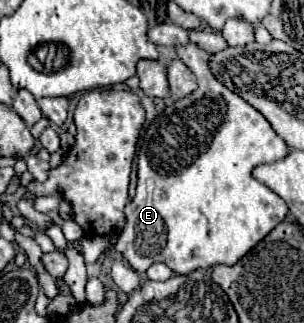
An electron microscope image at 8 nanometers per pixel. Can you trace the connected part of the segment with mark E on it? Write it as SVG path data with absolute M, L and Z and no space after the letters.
M186 44L178 48L178 56L198 76L198 88L172 106L166 106L148 126L138 152L136 194L126 206L126 226L116 242L120 256L140 274L154 262L166 264L174 274L188 274L196 268L218 264L232 266L288 214L284 200L250 174L256 164L270 164L284 158L288 146L272 132L256 108L234 92L228 92L212 76L208 52L196 48L196 44Z

